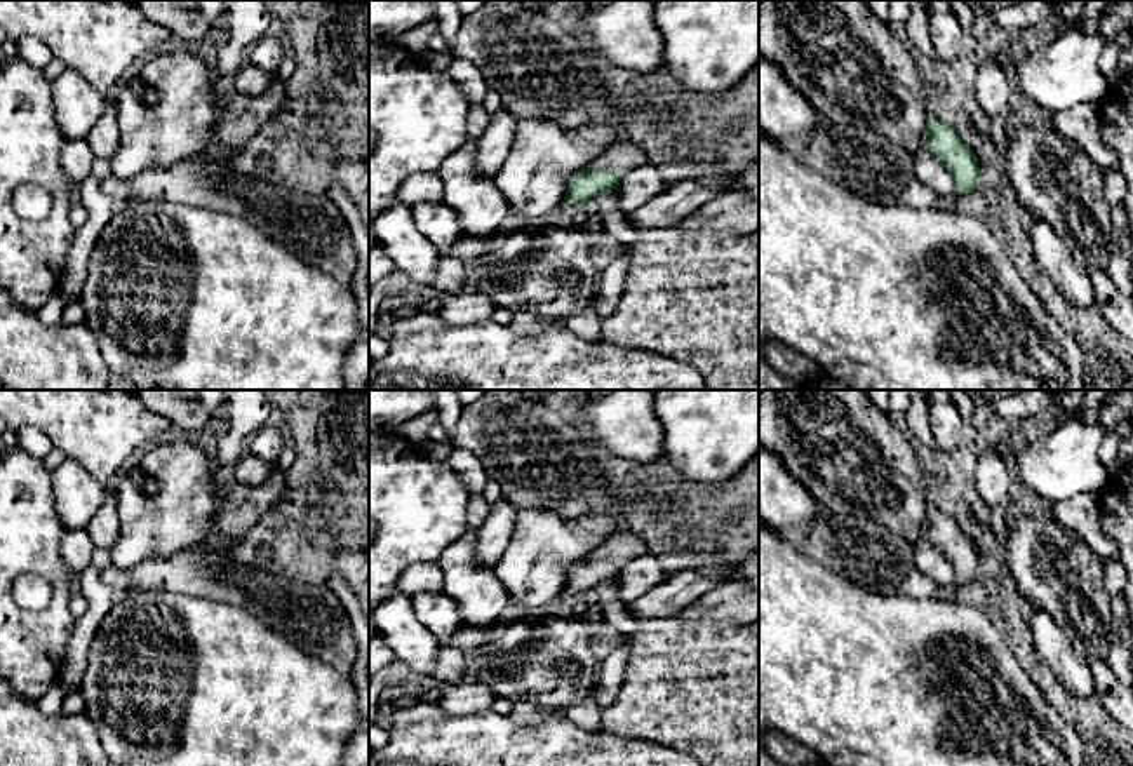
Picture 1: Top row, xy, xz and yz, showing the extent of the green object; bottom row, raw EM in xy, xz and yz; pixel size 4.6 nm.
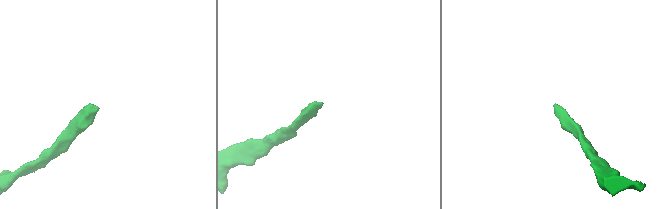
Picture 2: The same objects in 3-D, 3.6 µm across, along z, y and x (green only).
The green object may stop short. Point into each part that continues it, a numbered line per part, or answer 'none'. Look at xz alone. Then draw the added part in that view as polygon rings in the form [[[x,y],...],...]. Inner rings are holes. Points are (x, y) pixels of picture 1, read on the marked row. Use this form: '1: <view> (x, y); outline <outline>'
1: xz (627, 155); outline [[[637,139],[614,143],[604,153],[590,162],[590,169],[620,169],[623,174],[637,165],[649,164],[646,151],[637,144]]]

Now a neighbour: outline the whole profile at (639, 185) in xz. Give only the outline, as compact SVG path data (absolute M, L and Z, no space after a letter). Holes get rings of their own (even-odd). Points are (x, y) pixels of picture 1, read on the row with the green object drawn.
M653 164L637 165L625 172L616 192L620 209L625 216L634 214L640 205L656 197L665 188L658 167Z

